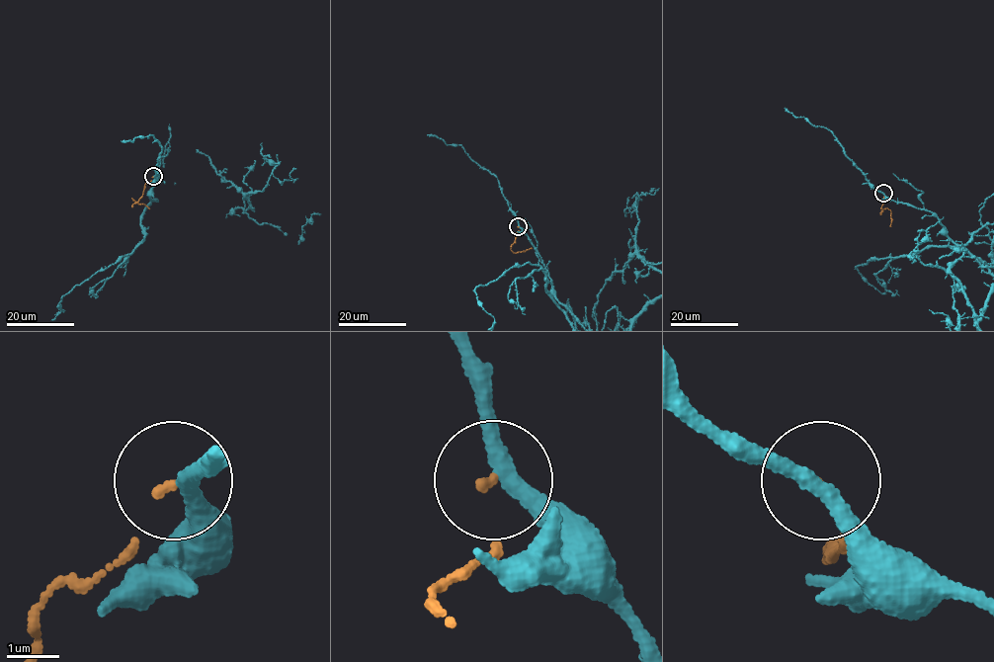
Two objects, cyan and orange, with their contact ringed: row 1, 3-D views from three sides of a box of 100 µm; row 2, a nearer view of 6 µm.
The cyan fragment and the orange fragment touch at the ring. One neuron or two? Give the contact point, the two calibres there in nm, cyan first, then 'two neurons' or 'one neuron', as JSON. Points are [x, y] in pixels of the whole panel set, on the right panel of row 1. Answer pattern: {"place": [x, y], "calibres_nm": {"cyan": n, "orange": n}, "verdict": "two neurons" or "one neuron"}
{"place": [883, 193], "calibres_nm": {"cyan": 280, "orange": 120}, "verdict": "two neurons"}

